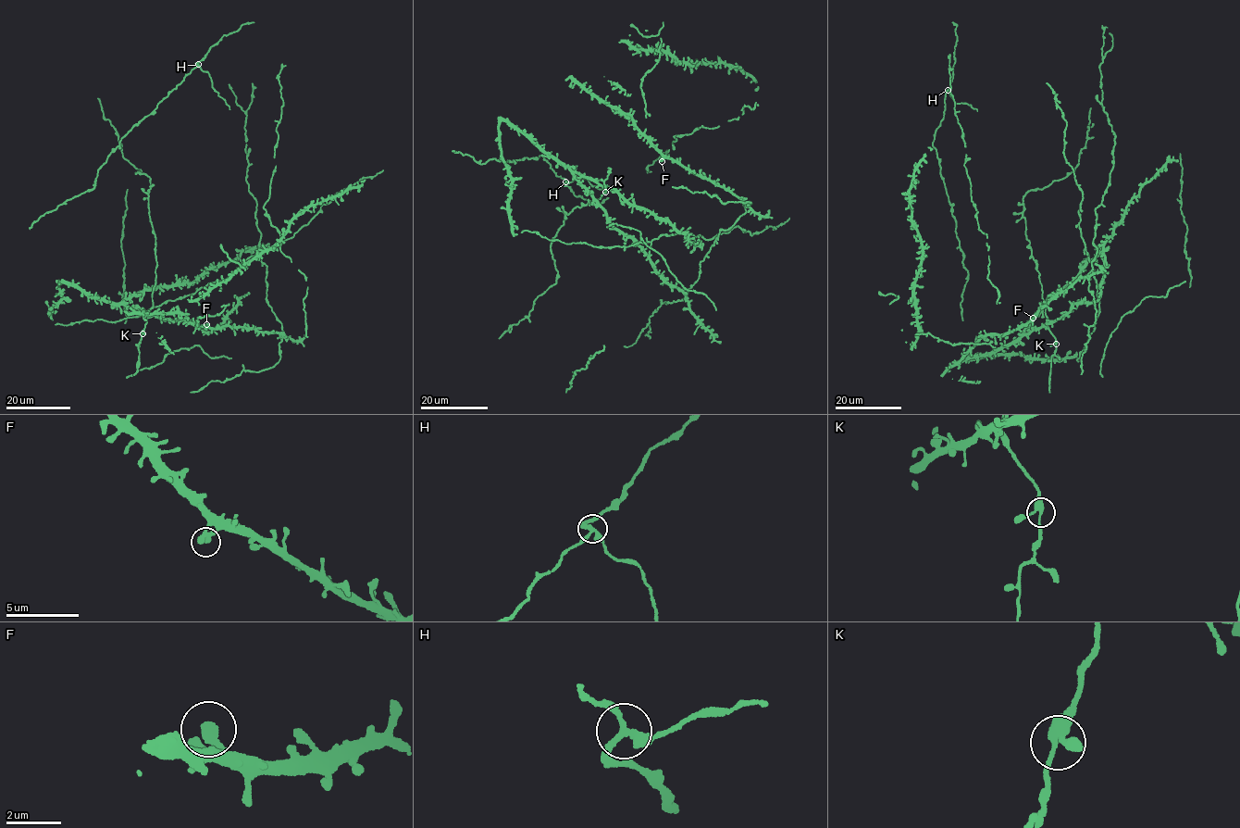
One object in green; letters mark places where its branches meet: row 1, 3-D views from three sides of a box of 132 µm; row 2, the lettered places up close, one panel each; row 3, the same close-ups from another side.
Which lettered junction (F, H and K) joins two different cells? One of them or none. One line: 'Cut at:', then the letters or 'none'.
Cut at: H

